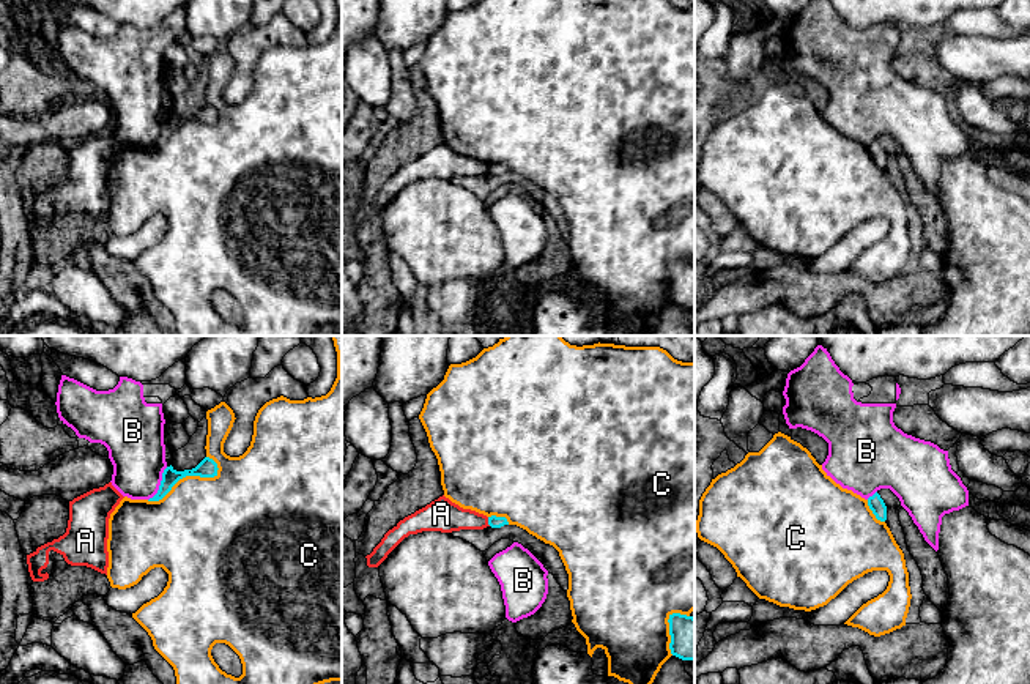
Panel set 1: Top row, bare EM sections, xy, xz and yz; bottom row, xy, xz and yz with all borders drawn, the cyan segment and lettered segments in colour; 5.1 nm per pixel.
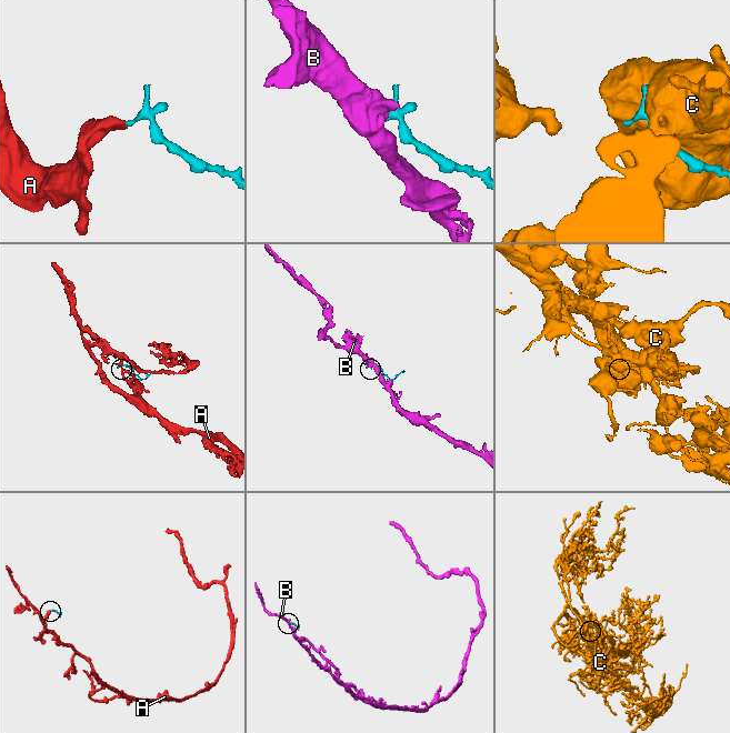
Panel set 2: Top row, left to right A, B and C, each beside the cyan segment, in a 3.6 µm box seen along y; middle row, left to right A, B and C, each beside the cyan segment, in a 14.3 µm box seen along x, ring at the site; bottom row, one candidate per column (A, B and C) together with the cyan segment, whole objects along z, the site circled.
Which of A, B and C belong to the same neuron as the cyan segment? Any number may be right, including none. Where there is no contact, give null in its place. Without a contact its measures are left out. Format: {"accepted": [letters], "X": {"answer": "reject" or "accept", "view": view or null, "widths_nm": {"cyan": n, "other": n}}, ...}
{"accepted": [], "A": {"answer": "reject", "view": "xz", "widths_nm": {"cyan": 60, "other": 160}}, "B": {"answer": "reject", "view": "xy", "widths_nm": {"cyan": 100, "other": 280}}, "C": {"answer": "reject", "view": "xy", "widths_nm": {"cyan": 100, "other": 440}}}

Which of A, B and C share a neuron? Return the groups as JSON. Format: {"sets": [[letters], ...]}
{"sets": [["A"], ["B"], ["C"]]}

